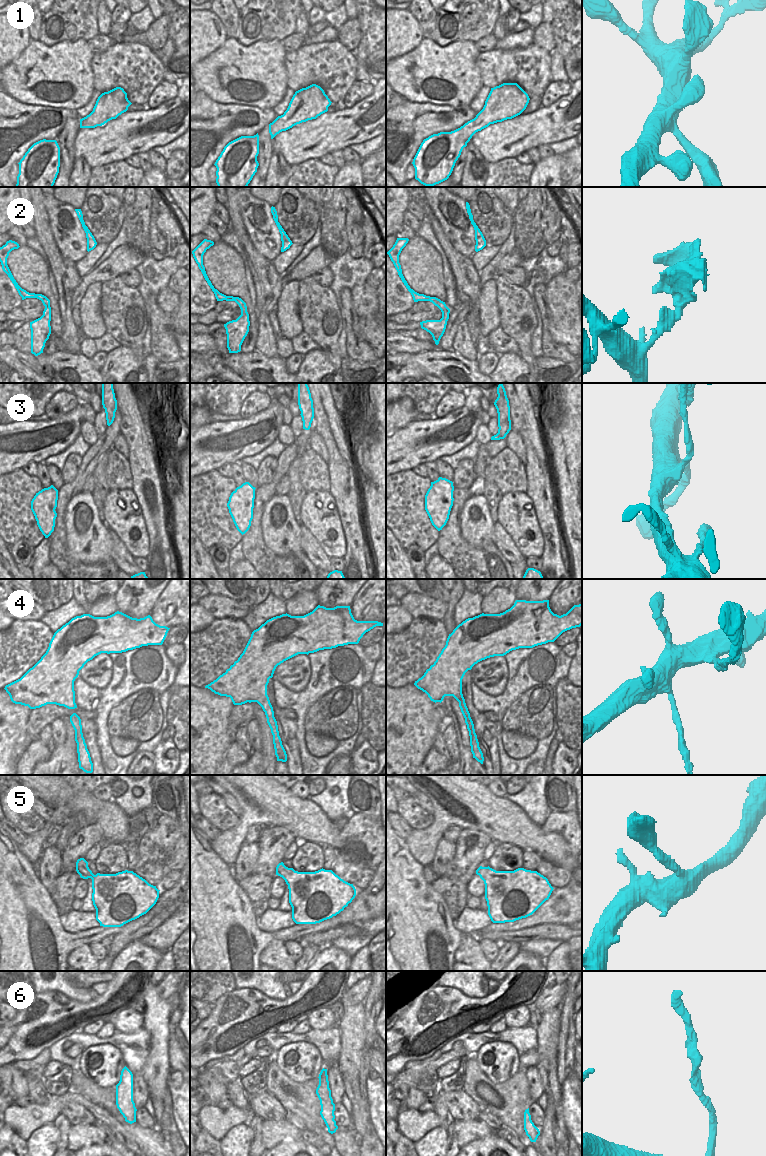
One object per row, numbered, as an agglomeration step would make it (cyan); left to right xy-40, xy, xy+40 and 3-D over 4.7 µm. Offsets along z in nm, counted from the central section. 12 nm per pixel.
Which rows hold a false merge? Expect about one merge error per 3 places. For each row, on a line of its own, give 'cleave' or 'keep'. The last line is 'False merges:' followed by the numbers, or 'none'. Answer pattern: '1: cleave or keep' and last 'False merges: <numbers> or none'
1: keep
2: keep
3: cleave
4: cleave
5: keep
6: cleave
False merges: 3, 4, 6

